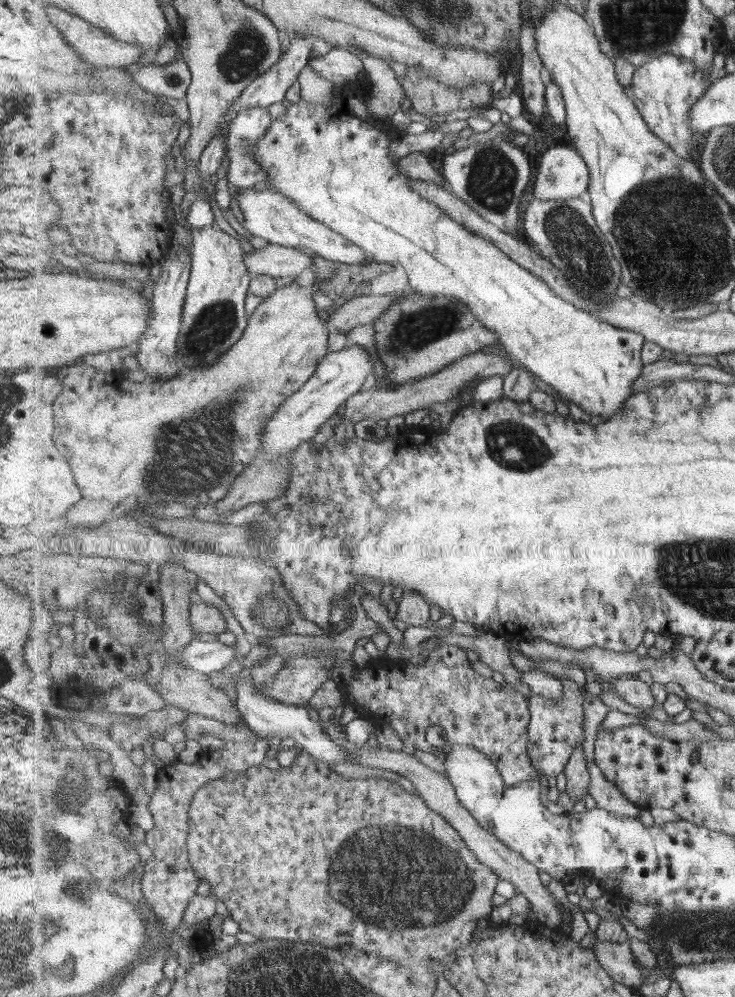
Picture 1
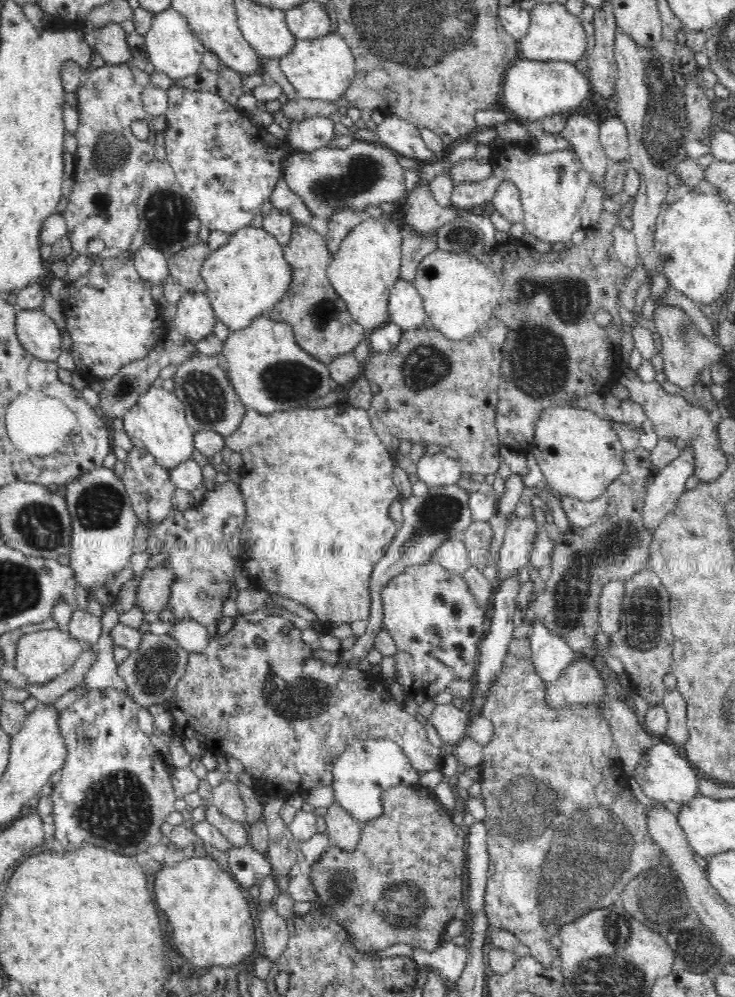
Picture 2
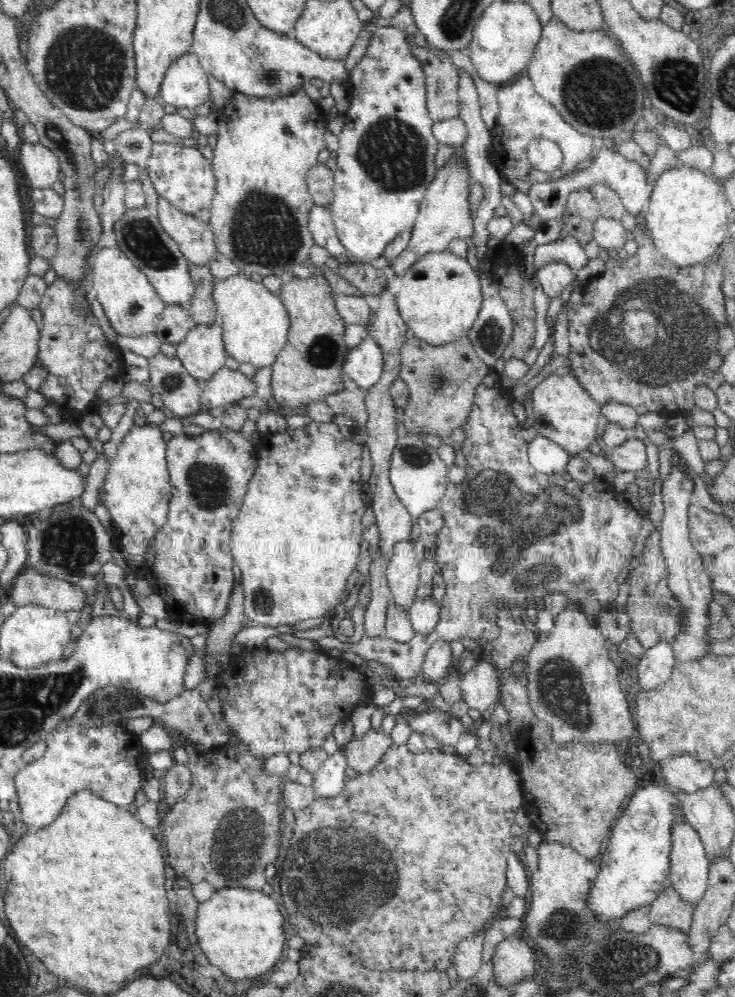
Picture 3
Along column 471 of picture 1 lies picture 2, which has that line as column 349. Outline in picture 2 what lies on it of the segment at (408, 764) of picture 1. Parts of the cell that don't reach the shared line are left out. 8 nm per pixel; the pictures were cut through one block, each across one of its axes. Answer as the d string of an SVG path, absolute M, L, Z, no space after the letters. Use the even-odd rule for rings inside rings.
M334 800L334 804L328 806L324 818L328 826L329 842L344 850L354 850L354 846L360 840L362 825L347 810L344 810L341 802Z

